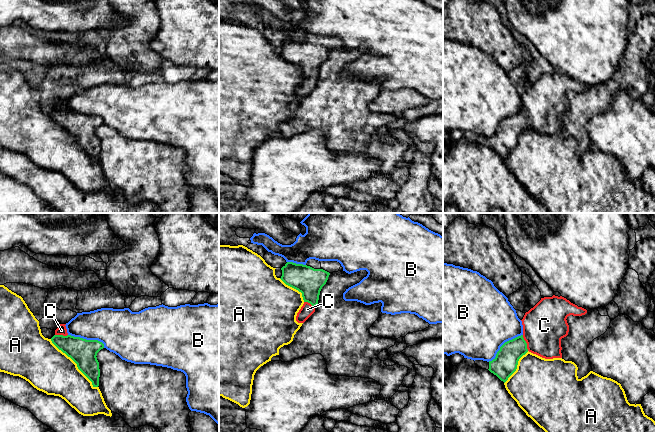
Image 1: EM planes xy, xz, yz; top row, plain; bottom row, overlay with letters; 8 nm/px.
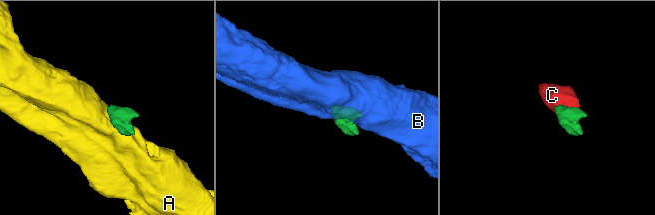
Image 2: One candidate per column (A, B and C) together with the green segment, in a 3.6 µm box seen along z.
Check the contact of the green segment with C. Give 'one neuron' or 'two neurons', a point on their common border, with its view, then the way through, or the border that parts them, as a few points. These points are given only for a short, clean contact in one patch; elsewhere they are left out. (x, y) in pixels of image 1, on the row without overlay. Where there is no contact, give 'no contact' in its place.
one neuron; contact yz (526, 119); way yz (505, 139), (526, 119), (544, 101)

